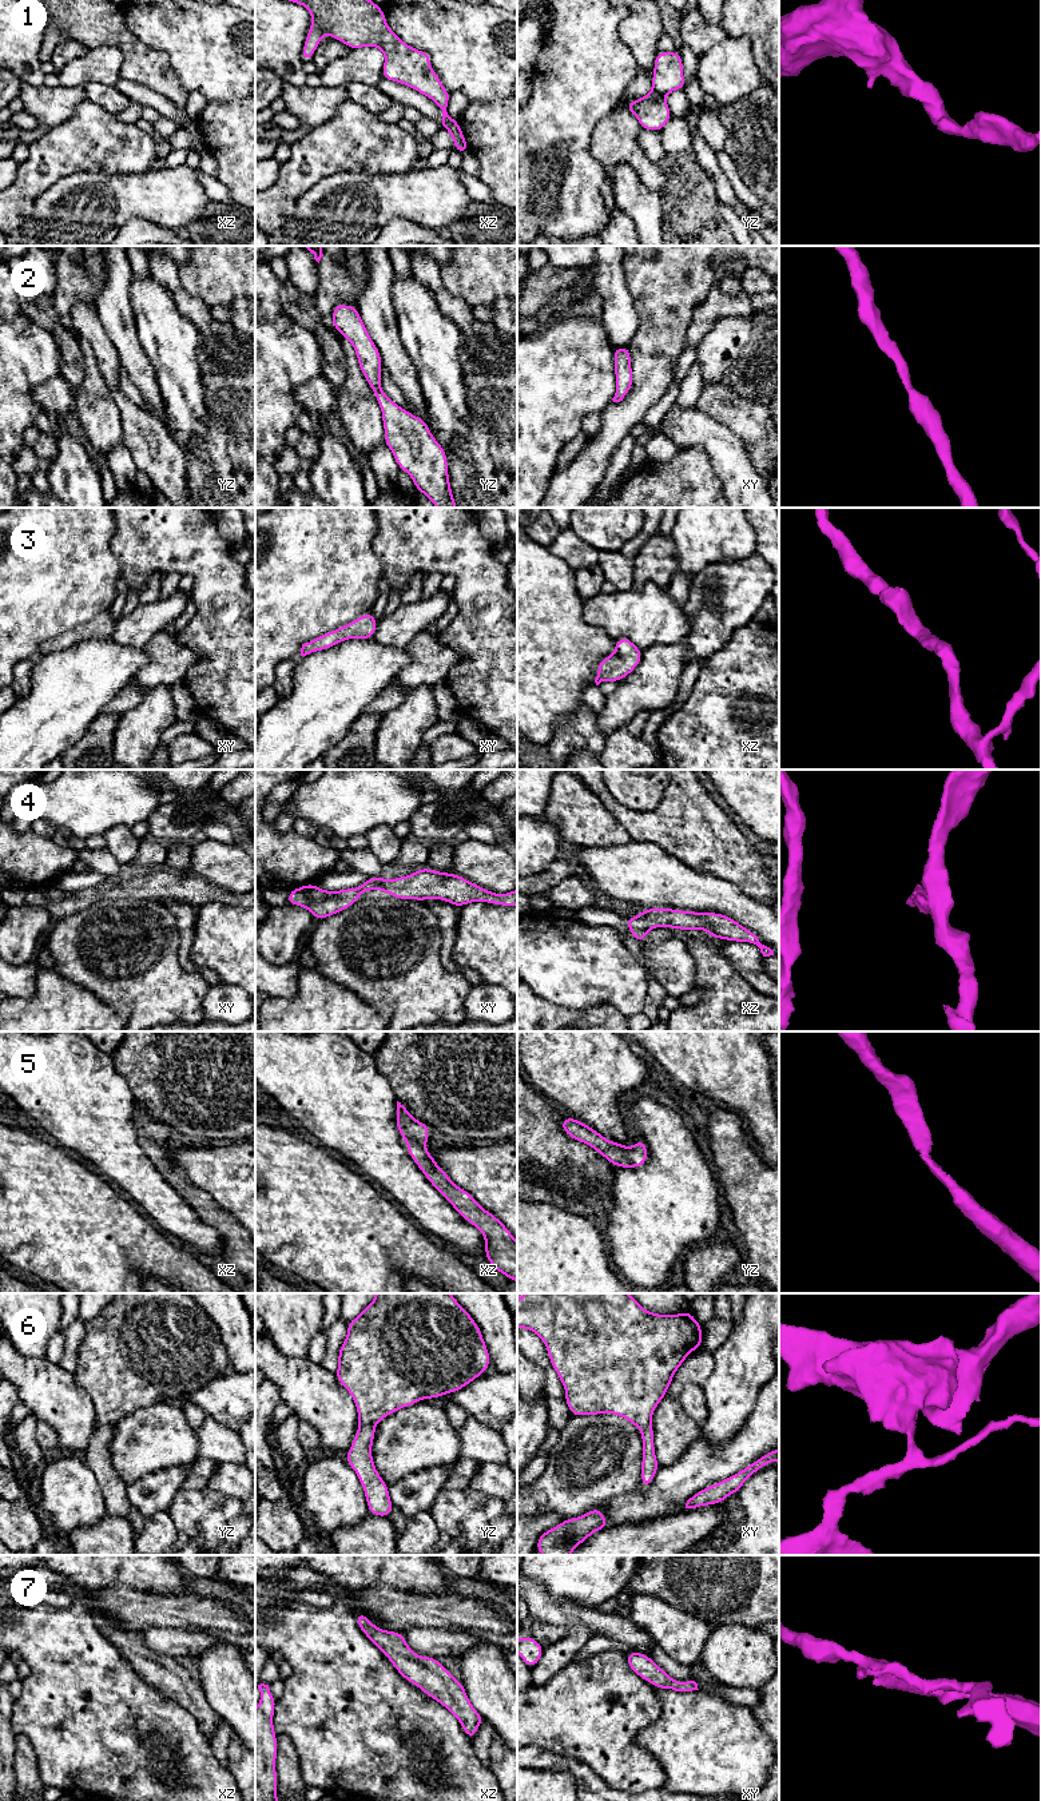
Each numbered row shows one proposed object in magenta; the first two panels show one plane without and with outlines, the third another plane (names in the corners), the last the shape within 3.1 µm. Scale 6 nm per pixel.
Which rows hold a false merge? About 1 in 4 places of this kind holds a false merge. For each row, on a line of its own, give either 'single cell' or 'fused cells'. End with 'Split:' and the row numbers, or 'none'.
1: fused cells
2: single cell
3: single cell
4: single cell
5: single cell
6: fused cells
7: single cell
Split: 1, 6

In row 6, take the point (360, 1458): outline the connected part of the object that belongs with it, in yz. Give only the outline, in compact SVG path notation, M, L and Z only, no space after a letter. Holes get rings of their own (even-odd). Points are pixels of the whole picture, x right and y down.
M376 1424L359 1427L345 1458L363 1487L369 1514L388 1518L394 1506L389 1498L389 1484L381 1479L373 1463L374 1435Z

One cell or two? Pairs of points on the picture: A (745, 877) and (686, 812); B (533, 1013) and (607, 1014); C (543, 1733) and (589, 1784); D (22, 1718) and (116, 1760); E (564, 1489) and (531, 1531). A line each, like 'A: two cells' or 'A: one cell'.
A: one cell
B: one cell
C: two cells
D: one cell
E: two cells

